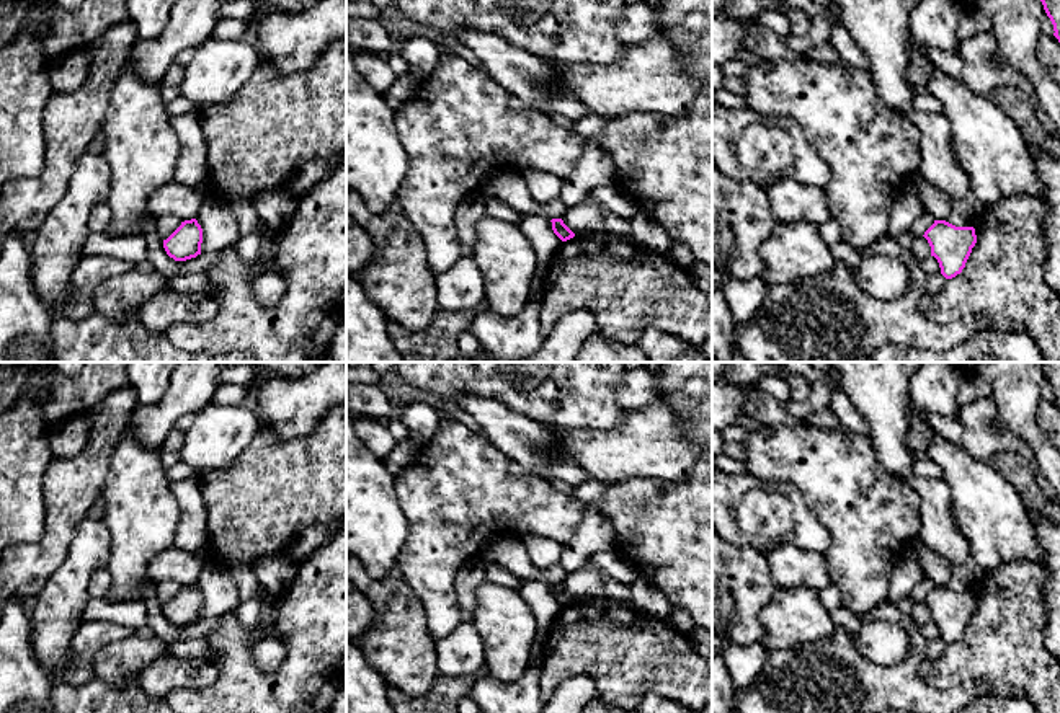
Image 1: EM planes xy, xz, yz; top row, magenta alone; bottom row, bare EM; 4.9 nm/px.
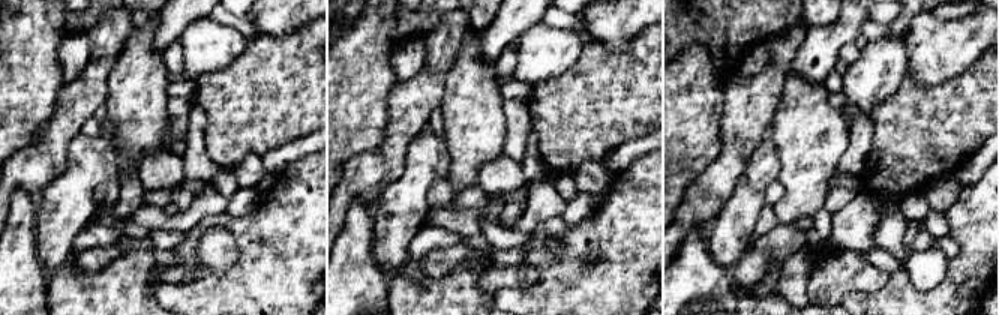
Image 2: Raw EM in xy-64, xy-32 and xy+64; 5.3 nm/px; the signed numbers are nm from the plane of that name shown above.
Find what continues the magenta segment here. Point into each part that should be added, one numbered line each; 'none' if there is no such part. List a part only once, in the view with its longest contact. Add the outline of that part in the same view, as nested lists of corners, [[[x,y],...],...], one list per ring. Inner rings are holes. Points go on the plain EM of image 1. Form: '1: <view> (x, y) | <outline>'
none

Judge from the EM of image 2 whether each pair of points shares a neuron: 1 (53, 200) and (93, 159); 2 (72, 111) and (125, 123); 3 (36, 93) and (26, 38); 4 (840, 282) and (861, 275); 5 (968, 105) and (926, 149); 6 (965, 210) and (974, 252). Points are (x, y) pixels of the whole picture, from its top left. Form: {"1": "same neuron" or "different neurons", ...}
{"1": "same neuron", "2": "different neurons", "3": "same neuron", "4": "same neuron", "5": "same neuron", "6": "same neuron"}

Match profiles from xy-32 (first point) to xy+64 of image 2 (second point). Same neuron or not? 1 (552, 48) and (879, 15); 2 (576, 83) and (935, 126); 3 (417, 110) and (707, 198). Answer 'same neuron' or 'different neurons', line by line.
1: different neurons
2: same neuron
3: same neuron

